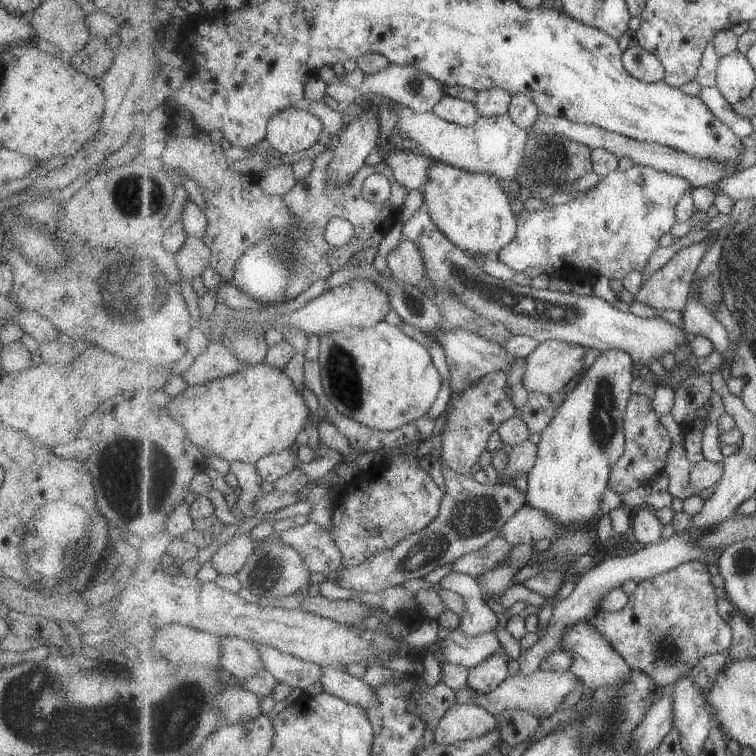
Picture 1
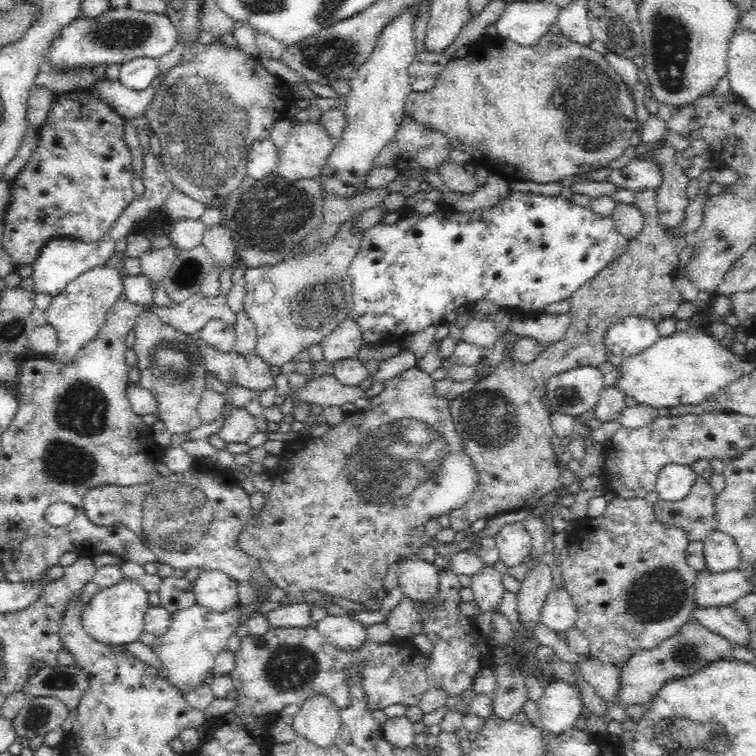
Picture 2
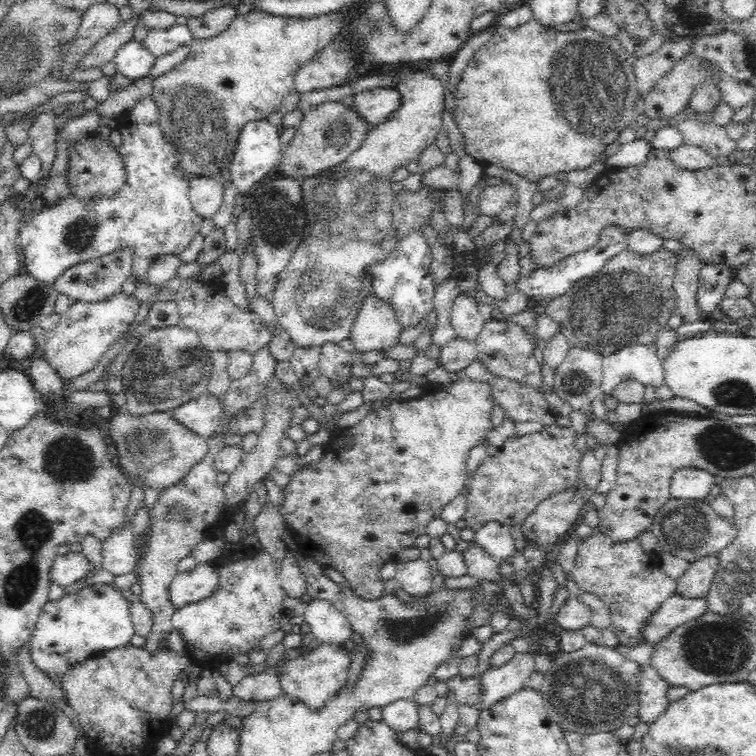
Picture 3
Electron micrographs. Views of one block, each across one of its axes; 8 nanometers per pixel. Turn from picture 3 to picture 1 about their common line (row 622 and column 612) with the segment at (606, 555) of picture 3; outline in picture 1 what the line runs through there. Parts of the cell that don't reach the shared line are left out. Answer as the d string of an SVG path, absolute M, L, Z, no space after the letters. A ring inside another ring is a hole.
M689 561L662 575L640 581L623 610L597 610L589 618L589 626L600 630L632 669L645 671L658 685L670 689L677 679L689 674L703 657L727 650L734 639L732 626L719 613L719 596L707 565L703 561Z

